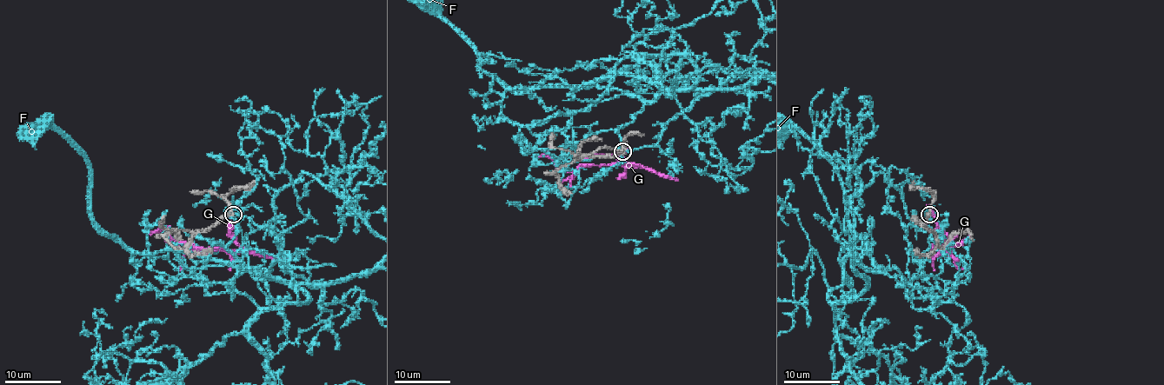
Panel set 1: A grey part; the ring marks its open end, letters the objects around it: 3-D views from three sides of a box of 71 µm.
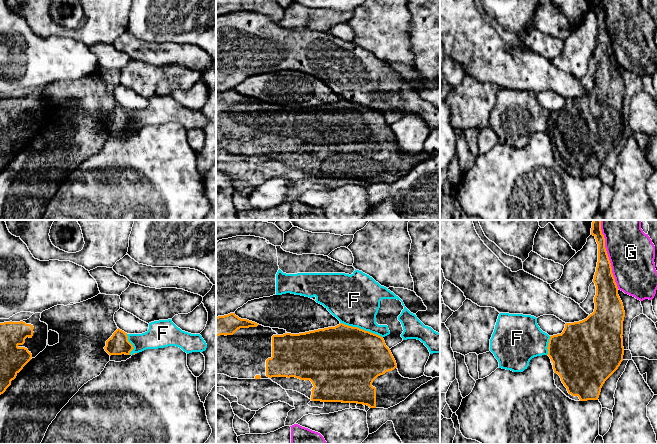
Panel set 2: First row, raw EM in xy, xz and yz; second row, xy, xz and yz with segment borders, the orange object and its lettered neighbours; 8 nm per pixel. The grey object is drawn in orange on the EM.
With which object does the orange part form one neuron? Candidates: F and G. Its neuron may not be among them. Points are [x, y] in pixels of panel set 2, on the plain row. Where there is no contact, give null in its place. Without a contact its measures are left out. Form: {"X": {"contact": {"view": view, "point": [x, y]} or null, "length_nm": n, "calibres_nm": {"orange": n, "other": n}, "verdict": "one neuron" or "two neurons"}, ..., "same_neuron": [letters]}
{"F": {"contact": {"view": "xz", "point": [361, 105]}, "length_nm": 360, "calibres_nm": {"orange": 500, "other": 400}, "verdict": "two neurons"}, "G": {"contact": {"view": "yz", "point": [607, 32]}, "length_nm": 550, "calibres_nm": {"orange": 170, "other": 380}, "verdict": "two neurons"}, "same_neuron": []}

